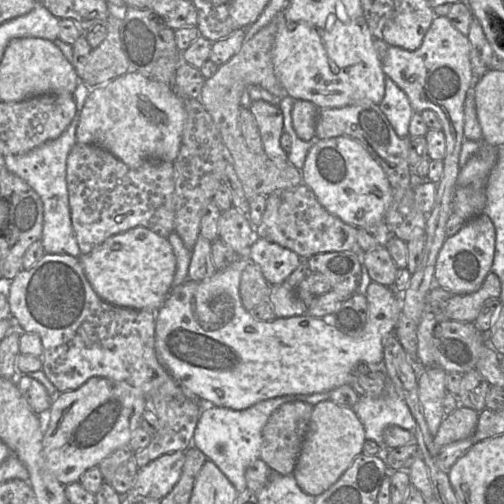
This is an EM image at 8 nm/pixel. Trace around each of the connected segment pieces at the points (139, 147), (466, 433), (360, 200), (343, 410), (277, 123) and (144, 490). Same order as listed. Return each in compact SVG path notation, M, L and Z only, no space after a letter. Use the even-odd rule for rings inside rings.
M140 72L89 88L76 129L77 143L101 147L132 169L146 161L174 162L186 121L183 96L176 88Z
M460 405L445 415L433 438L437 450L440 452L447 444L470 437L477 425L478 413L471 408Z
M346 136L314 140L301 173L303 183L314 192L319 203L344 223L367 227L384 222L385 212L392 199L391 185L382 167L359 141Z
M331 399L317 403L293 471L297 484L307 494L322 494L362 453L365 441L364 426L352 408L336 404Z
M256 100L250 102L249 109L259 129L264 153L272 160L289 161L287 152L280 145L284 126L279 106Z
M185 451L159 456L143 467L138 467L130 494L161 500L178 482L185 461Z

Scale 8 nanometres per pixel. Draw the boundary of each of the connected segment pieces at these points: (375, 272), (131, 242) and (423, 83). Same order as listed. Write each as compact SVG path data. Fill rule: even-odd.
M375 247L362 252L362 263L366 266L372 281L394 288L399 268L386 247Z
M135 227L107 238L88 254L79 256L96 294L124 308L157 311L167 299L176 271L176 258L167 238L145 227Z
M435 15L426 32L421 46L416 50L406 50L389 46L382 58L382 68L407 95L414 112L433 110L445 135L446 151L443 158L443 174L436 183L435 203L426 216L426 236L423 258L410 278L407 289L400 294L402 314L418 323L426 305L426 297L435 285L434 273L438 253L447 238L446 223L452 213L454 187L459 174L459 157L464 140L464 101L467 91L475 83L470 63L470 42L449 21L447 16Z

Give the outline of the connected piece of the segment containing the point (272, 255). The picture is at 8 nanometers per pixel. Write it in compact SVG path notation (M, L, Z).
M254 237L247 252L247 258L261 270L263 276L271 286L284 283L303 261L294 251L259 237Z

